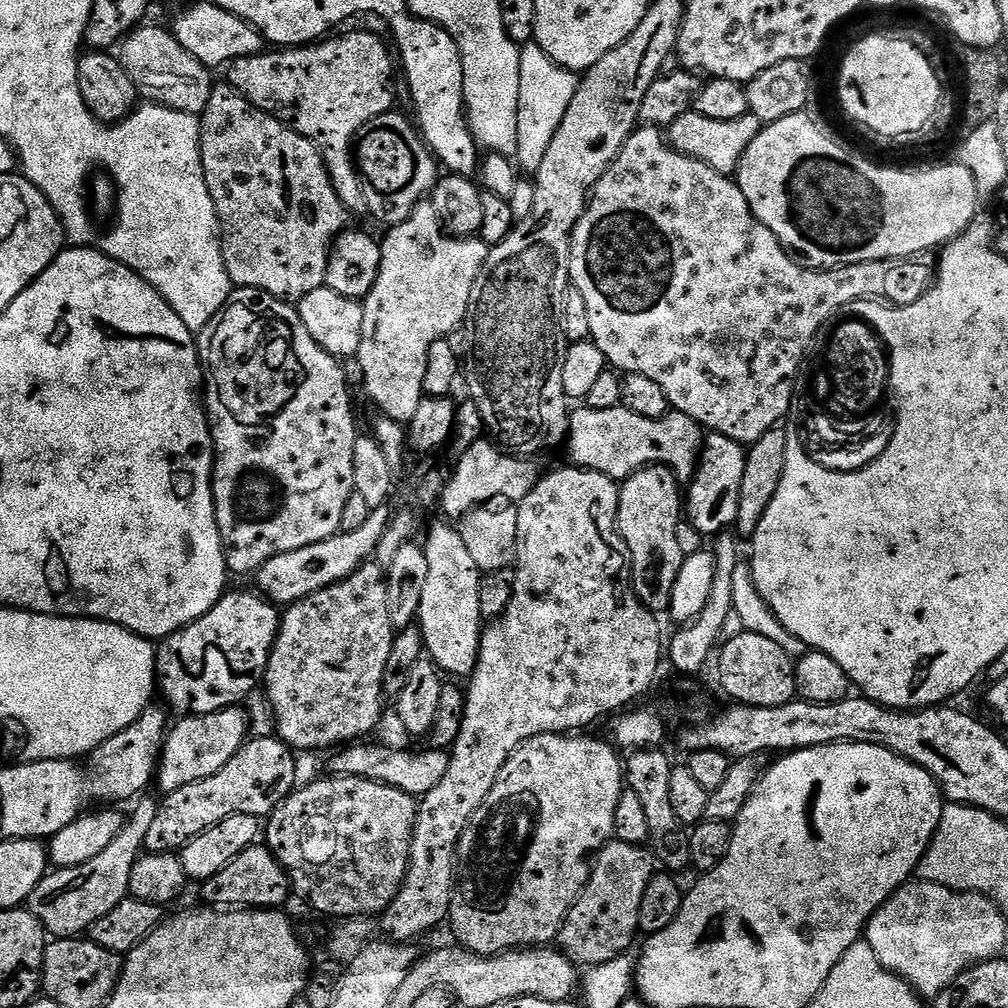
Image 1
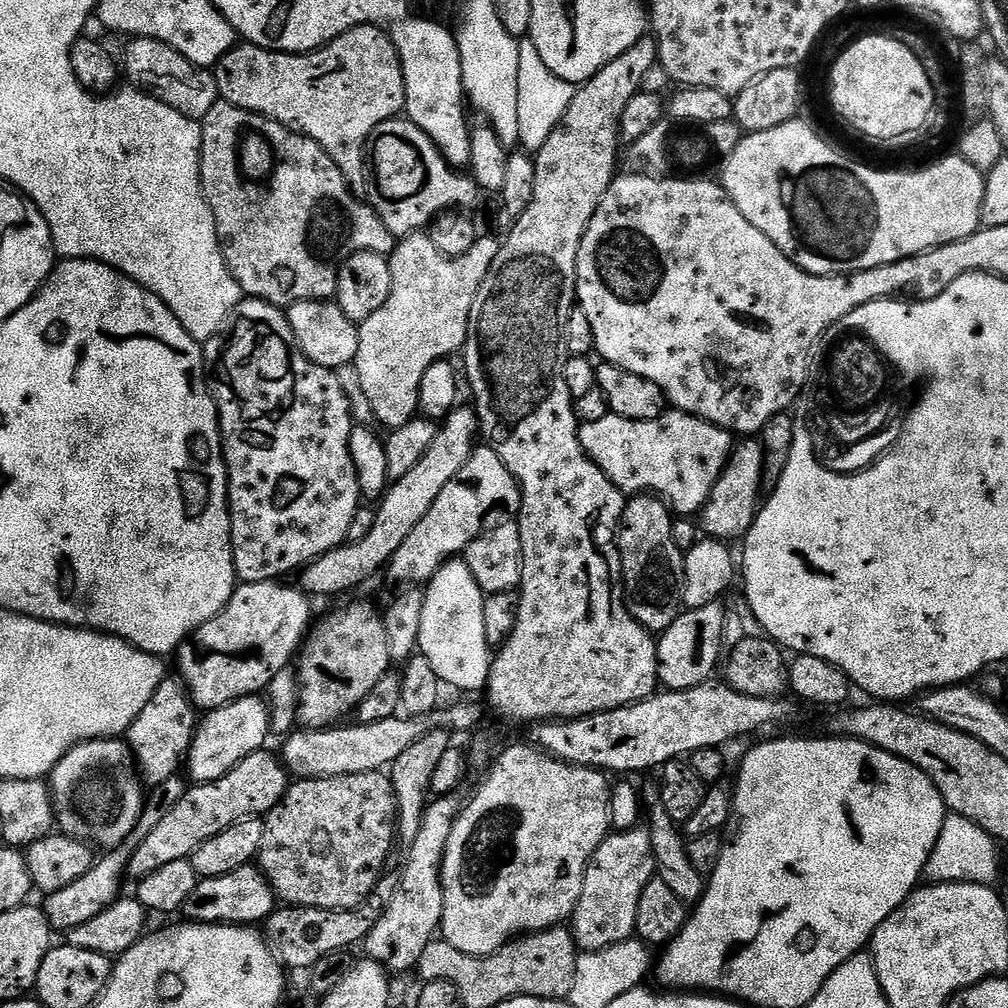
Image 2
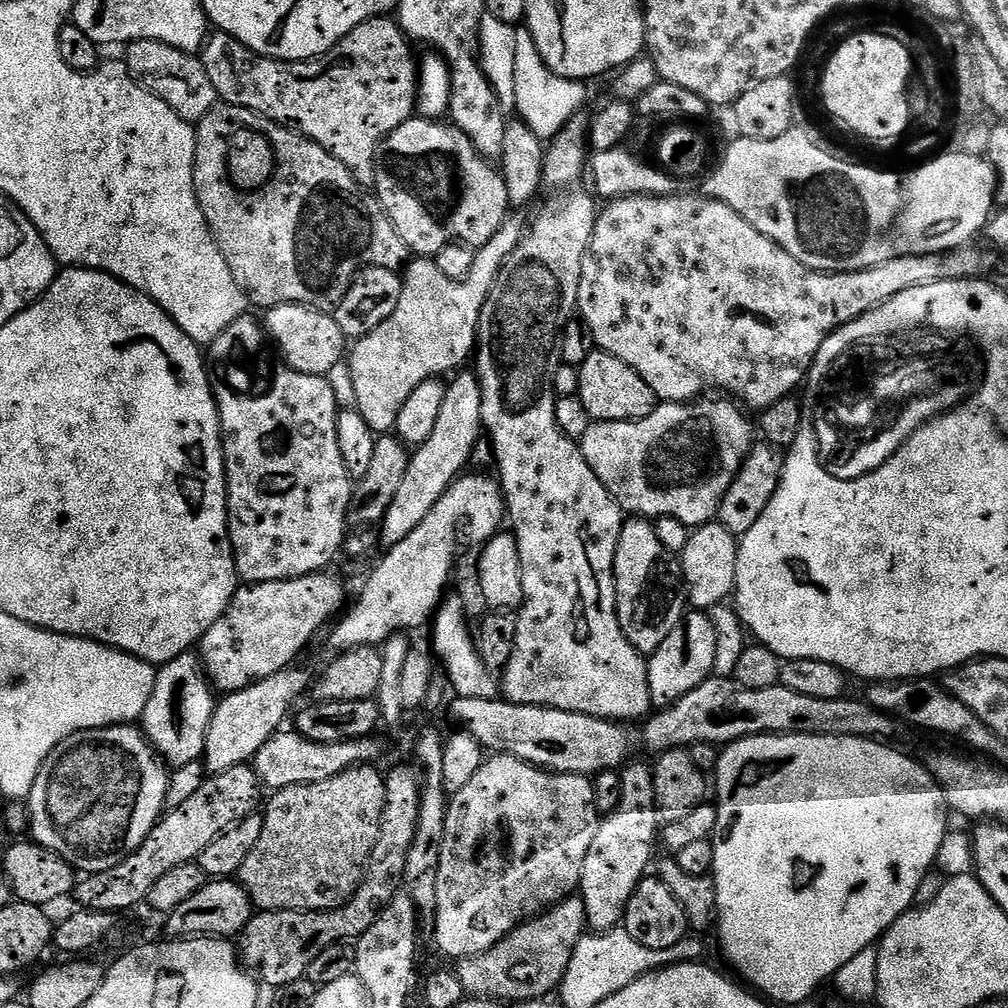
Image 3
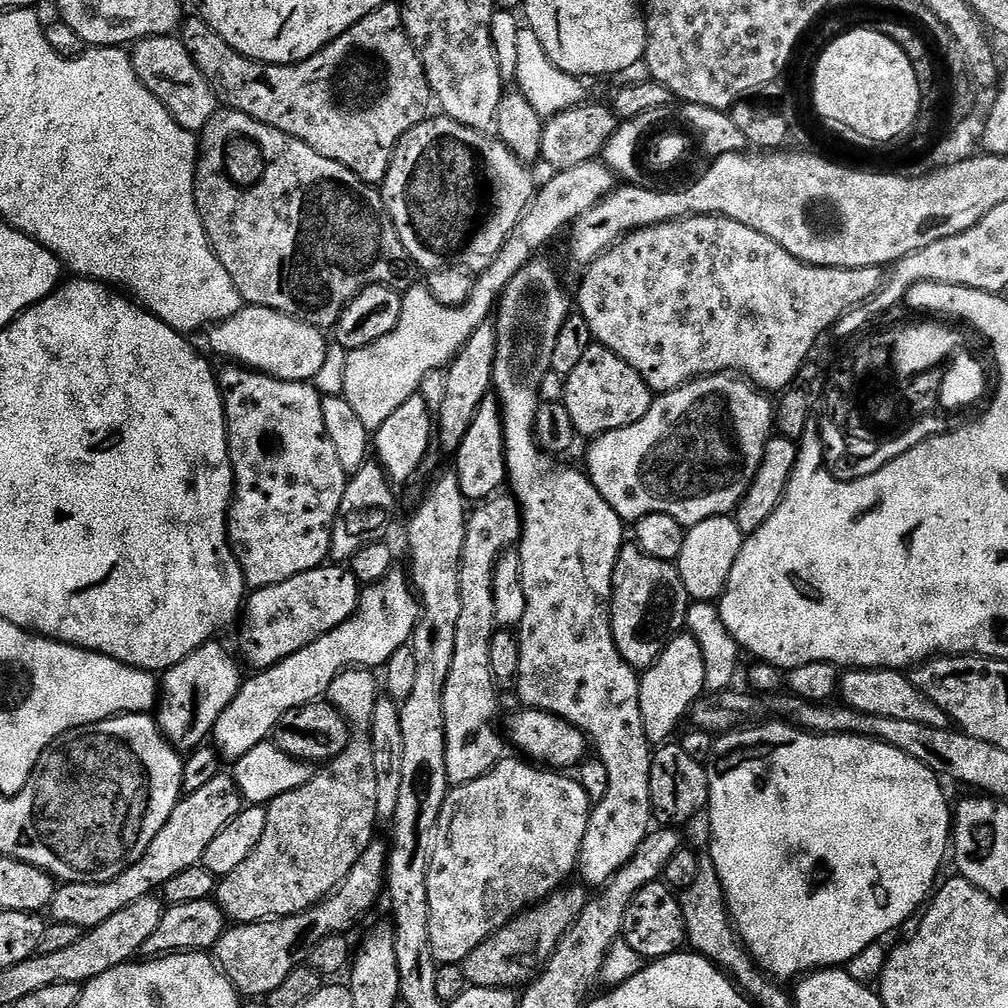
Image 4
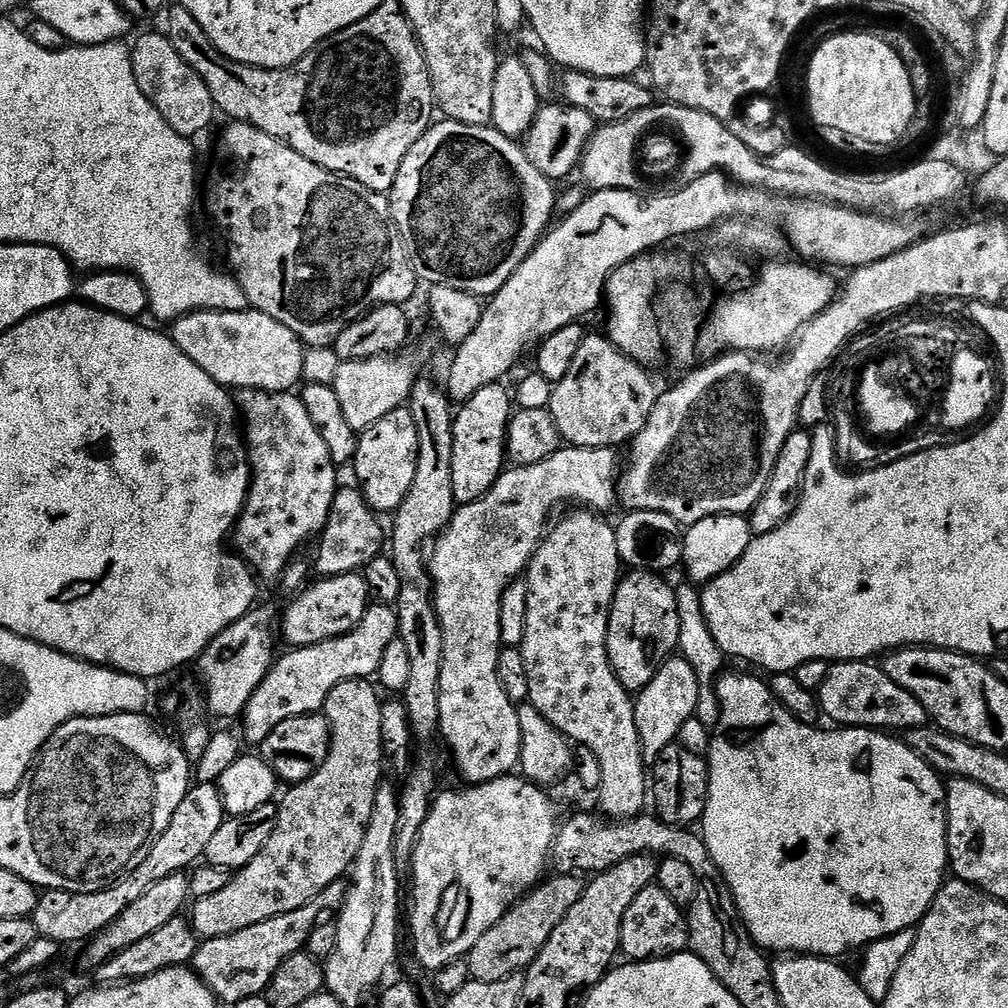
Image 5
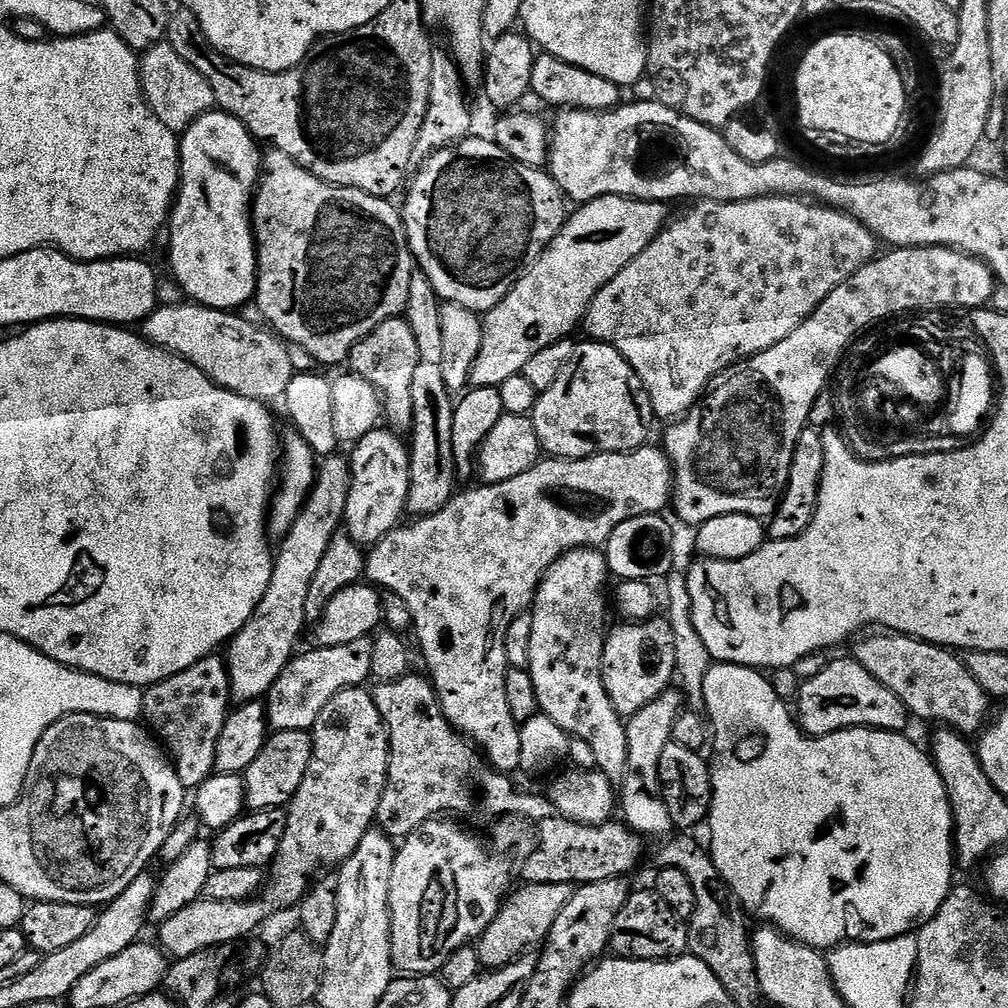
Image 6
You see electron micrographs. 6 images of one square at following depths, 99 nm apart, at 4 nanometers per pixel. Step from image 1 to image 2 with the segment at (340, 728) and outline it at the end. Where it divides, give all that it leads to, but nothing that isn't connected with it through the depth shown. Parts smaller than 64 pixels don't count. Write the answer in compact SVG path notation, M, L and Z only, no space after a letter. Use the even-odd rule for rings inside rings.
M356 598L353 604L330 613L325 620L317 619L309 631L298 653L297 667L300 700L297 702L296 718L305 729L331 728L337 722L343 721L340 719L347 712L348 715L355 713L360 703L370 694L370 690L374 690L374 686L378 686L381 678L390 671L393 661L390 658L390 646L386 642L384 617L381 609L376 609L374 604L367 599Z

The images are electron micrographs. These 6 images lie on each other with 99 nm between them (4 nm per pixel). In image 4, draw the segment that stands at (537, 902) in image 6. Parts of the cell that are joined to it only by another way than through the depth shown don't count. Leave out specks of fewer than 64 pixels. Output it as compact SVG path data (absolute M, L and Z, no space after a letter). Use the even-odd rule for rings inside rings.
M579 883L571 884L560 887L558 891L553 892L539 904L533 904L531 908L515 916L509 924L502 926L490 938L483 940L462 961L464 973L471 987L516 990L540 975L541 968L554 954L566 930L589 902L589 889Z

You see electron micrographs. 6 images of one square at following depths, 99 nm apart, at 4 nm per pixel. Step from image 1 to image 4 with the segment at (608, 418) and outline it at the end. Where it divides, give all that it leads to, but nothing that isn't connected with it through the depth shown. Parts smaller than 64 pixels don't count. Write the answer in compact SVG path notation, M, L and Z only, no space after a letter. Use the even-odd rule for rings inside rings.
M719 372L717 376L701 376L697 379L690 380L683 384L681 388L675 388L672 392L665 392L657 395L653 399L650 410L638 422L632 423L625 428L610 430L606 434L595 437L588 448L588 468L586 475L592 481L592 485L606 498L608 505L620 515L621 520L625 522L635 522L641 520L644 516L650 514L666 514L674 518L677 522L685 526L691 526L698 522L706 522L706 518L715 516L726 516L736 511L736 505L750 490L754 478L760 469L760 463L764 460L764 452L768 448L768 442L774 435L774 404L761 389L757 388L751 380L739 375Z

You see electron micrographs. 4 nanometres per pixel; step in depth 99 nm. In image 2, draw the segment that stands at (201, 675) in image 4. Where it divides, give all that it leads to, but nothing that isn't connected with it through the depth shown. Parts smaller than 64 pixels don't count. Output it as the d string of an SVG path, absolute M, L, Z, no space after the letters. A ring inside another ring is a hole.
M165 678L154 690L154 698L138 714L138 718L128 728L126 739L132 747L133 755L140 769L141 777L149 785L166 782L166 778L177 775L188 759L188 751L196 733L198 709L192 702L188 689L179 678Z

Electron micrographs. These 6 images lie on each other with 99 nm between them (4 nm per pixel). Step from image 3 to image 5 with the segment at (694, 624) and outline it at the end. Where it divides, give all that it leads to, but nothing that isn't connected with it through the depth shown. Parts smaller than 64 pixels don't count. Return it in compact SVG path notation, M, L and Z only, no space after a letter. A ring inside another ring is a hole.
M676 654L665 660L658 674L654 674L650 686L643 688L635 697L634 722L638 726L645 761L655 762L666 746L677 743L682 725L696 715L699 693L700 683L698 674L694 674L694 666Z

